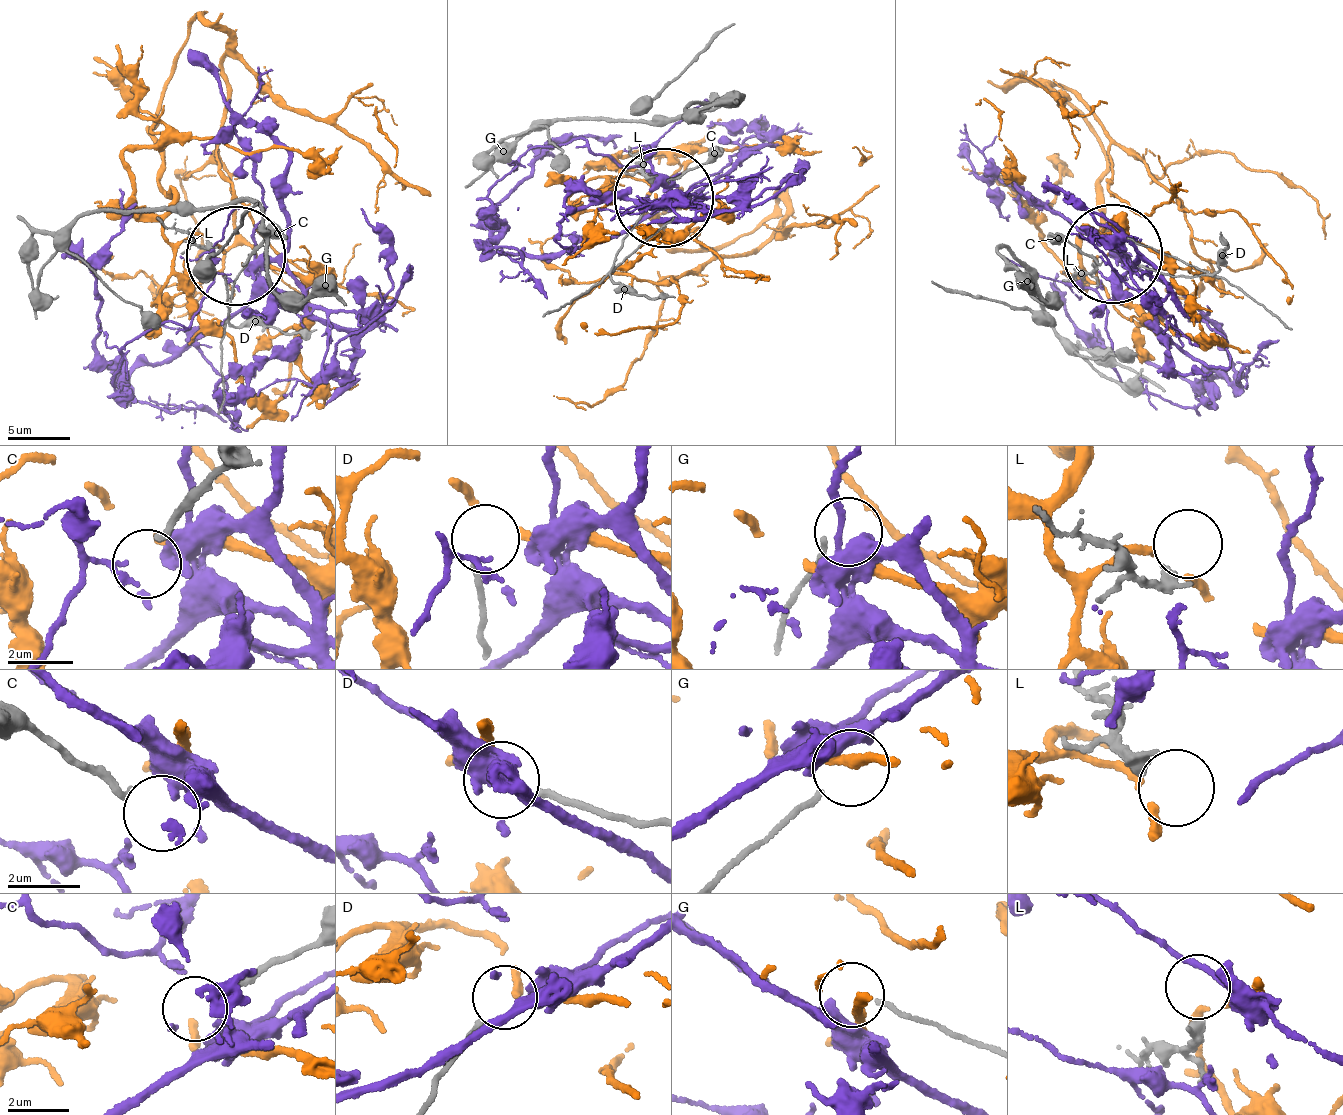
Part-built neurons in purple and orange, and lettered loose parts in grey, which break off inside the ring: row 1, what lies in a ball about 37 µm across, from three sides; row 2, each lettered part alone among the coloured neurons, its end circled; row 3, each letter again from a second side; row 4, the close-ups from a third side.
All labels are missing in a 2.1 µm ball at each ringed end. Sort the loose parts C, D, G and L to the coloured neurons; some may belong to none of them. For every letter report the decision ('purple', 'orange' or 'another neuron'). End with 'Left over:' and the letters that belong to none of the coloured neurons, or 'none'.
C: purple
D: another neuron
G: another neuron
L: another neuron
Left over: D, G, L

